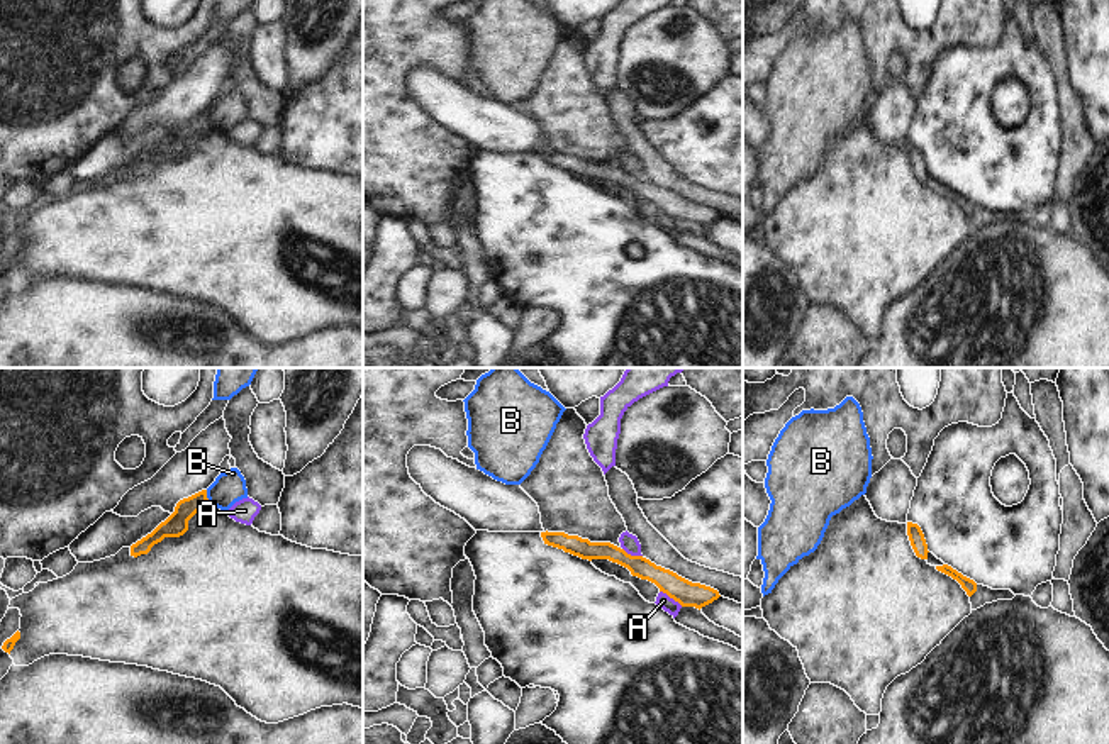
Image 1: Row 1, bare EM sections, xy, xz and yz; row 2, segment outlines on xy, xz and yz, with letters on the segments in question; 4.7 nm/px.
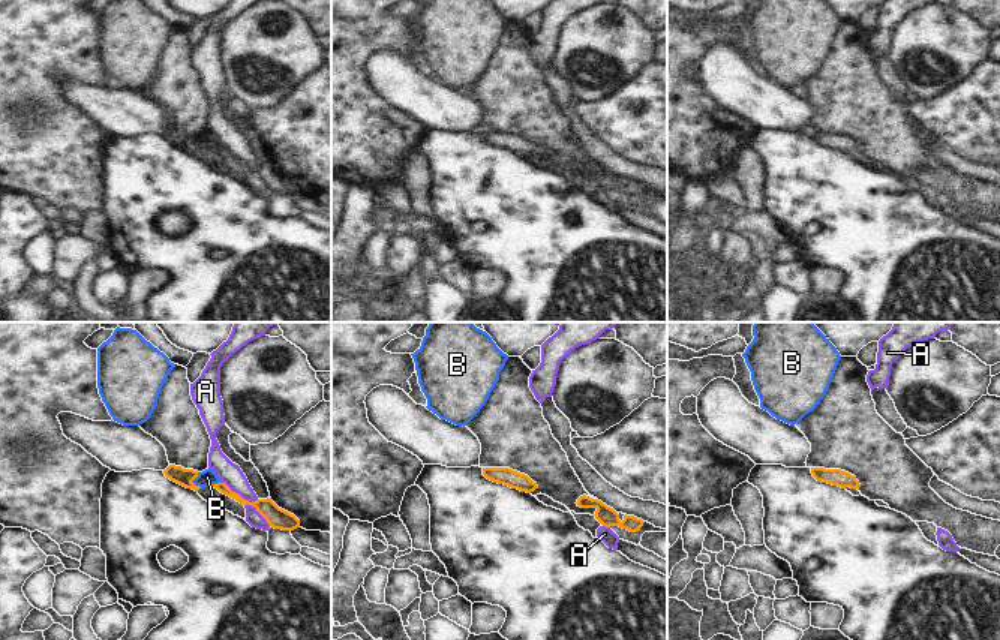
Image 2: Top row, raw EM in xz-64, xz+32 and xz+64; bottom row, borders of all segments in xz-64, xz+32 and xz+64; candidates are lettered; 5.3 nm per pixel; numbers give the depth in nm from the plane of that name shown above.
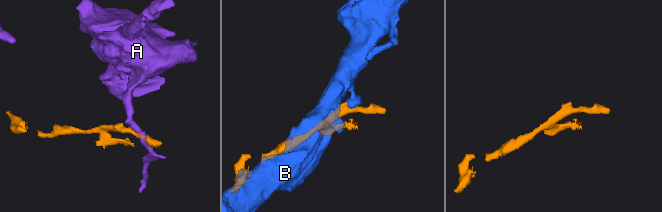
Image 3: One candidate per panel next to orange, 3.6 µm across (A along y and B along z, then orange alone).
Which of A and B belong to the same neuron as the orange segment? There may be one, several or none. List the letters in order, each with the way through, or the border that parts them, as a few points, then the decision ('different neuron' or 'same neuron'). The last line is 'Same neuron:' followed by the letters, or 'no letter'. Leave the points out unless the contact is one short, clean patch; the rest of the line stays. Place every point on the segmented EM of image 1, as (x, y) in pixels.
A: border along xz (660, 590), (682, 605); different neuron
B: border along xy (206, 490), (211, 504); different neuron
Same neuron: no letter

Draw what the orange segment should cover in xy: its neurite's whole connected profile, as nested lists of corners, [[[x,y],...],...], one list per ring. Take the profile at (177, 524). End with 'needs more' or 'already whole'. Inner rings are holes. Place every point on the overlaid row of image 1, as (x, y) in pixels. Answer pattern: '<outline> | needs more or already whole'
[[[202,490],[176,503],[175,512],[161,522],[151,534],[131,546],[131,556],[148,554],[151,547],[164,537],[180,537],[188,530],[188,520],[198,512],[210,508],[207,490]]] | already whole

